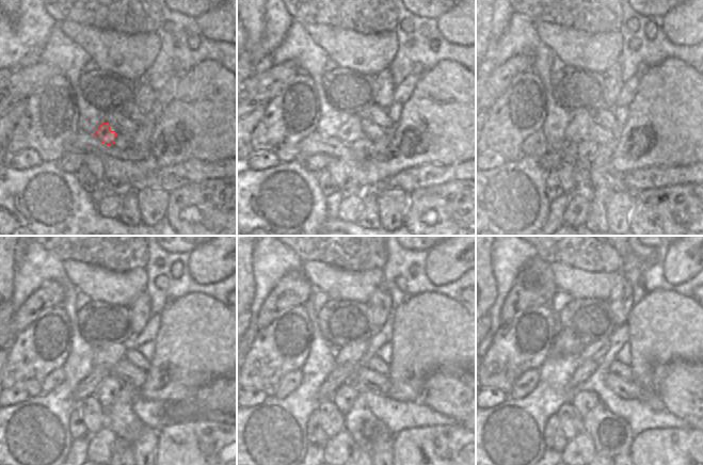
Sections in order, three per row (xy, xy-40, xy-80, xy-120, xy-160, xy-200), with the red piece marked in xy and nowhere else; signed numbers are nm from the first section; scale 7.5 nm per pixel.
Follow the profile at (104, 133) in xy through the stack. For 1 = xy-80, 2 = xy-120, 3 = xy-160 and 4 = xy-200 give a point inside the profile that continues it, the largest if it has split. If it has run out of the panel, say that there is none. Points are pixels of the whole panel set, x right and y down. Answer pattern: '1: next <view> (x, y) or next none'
1: next xy-80 (578, 129)
2: next xy-120 (108, 357)
3: next xy-160 (352, 354)
4: next xy-200 (594, 351)

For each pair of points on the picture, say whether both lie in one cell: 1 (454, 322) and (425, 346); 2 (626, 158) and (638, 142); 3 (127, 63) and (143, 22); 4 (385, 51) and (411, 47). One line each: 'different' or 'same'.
1: same
2: same
3: different
4: different

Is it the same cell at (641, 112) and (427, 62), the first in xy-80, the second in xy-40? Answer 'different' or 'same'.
different

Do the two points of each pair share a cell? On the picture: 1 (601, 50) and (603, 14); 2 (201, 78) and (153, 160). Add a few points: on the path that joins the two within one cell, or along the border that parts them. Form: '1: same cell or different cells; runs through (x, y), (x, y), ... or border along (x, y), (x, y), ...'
1: different cells; border along (577, 28), (591, 32), (619, 31)
2: same cell; runs through (201, 99), (201, 110), (181, 129), (173, 144)

